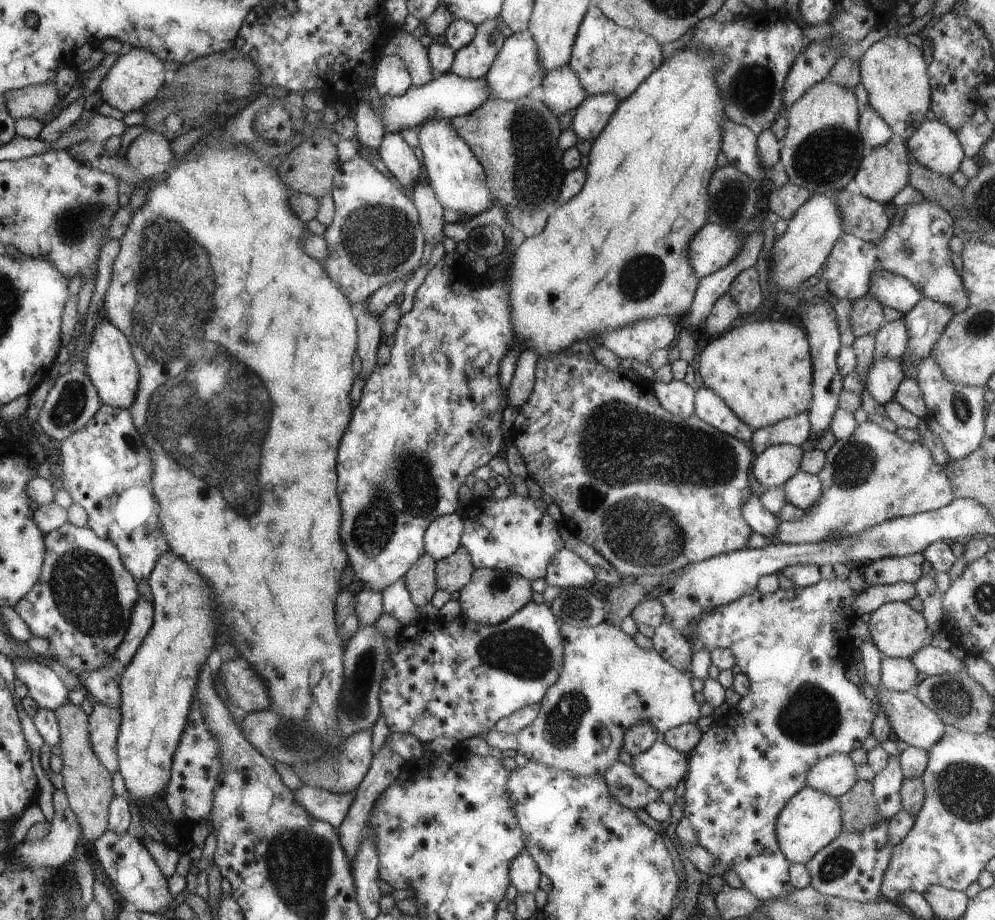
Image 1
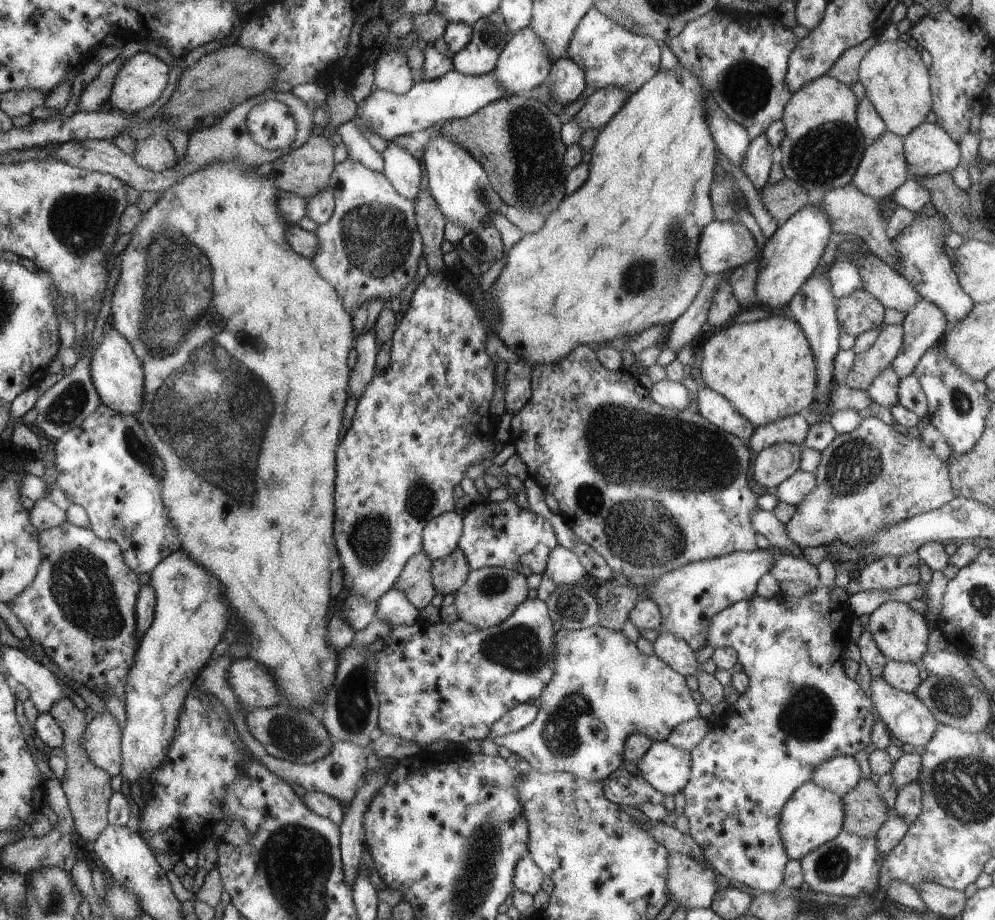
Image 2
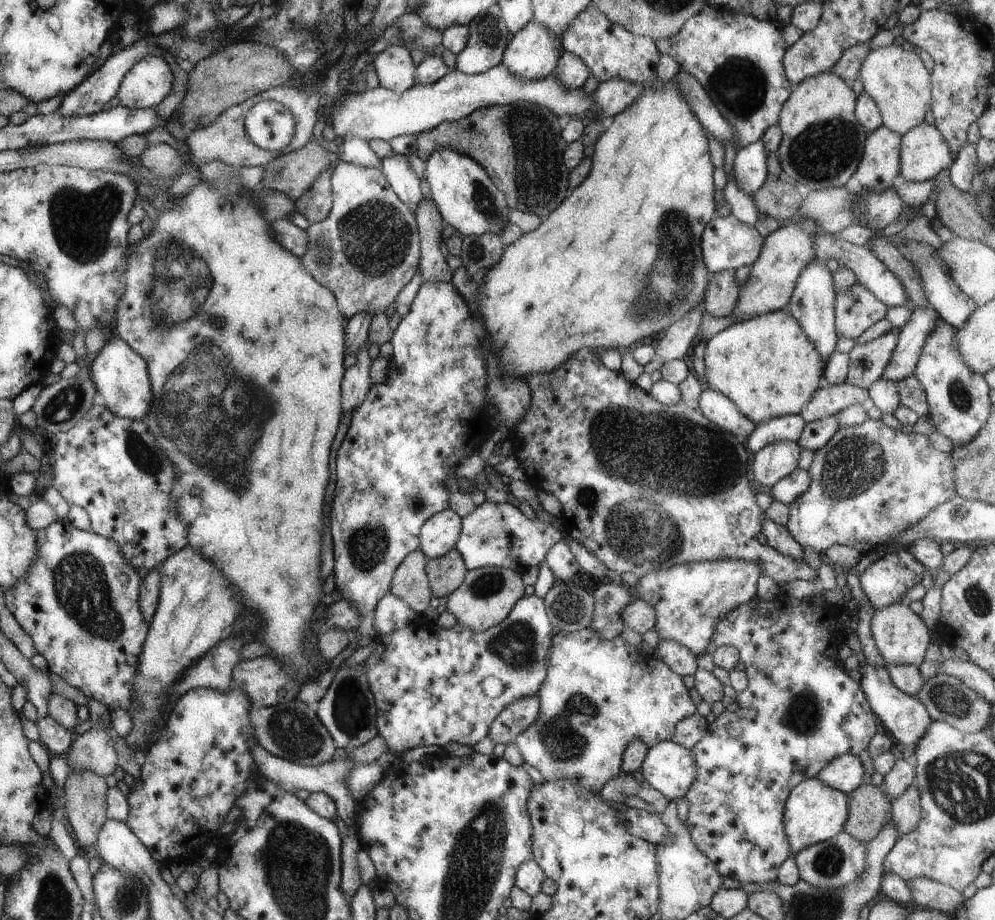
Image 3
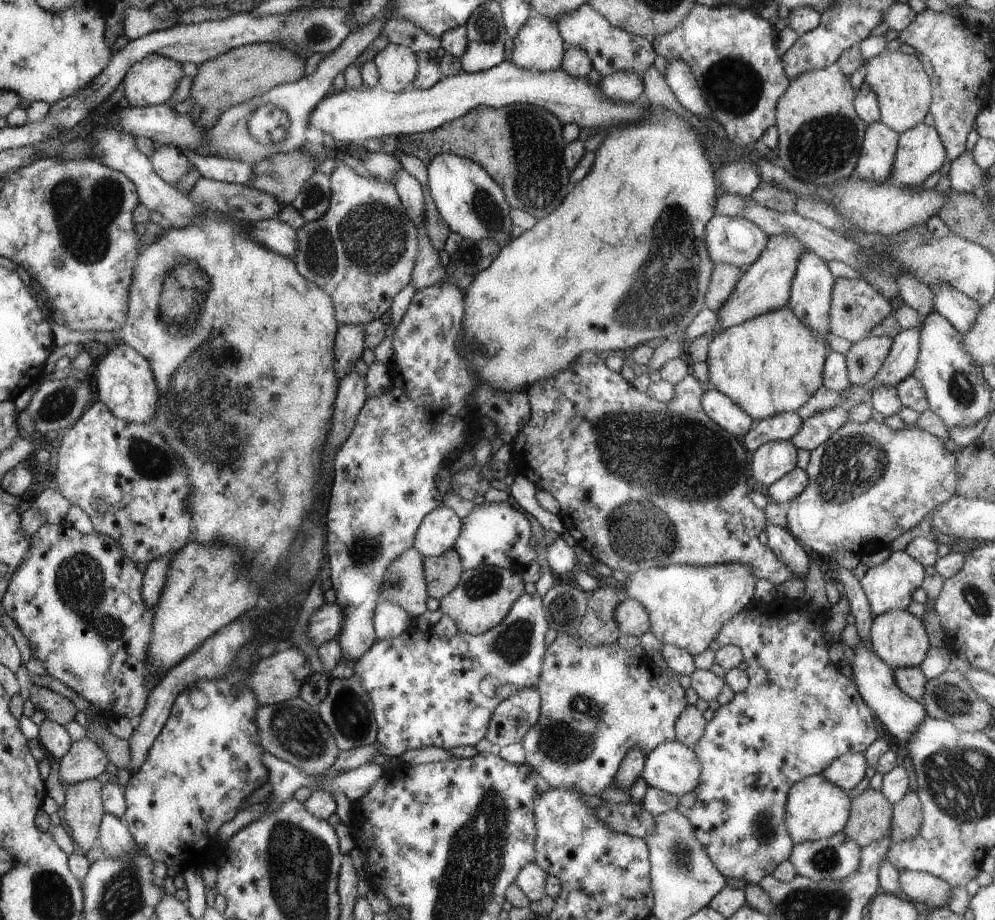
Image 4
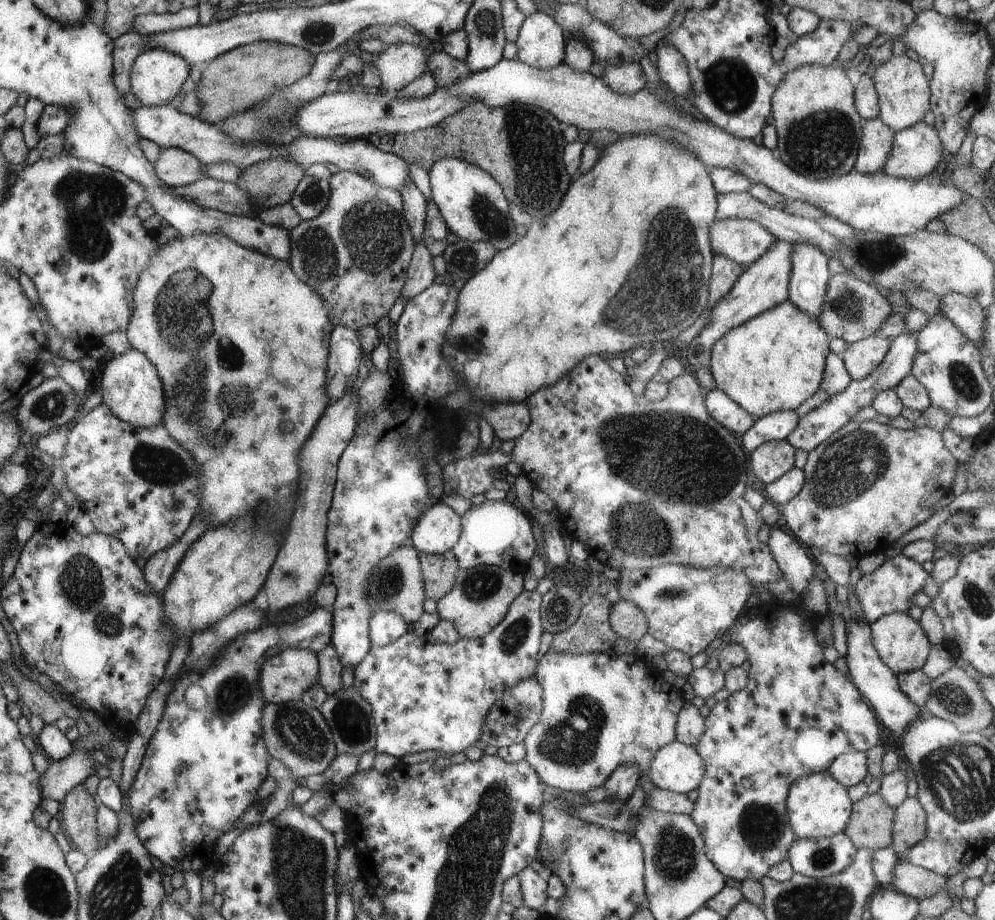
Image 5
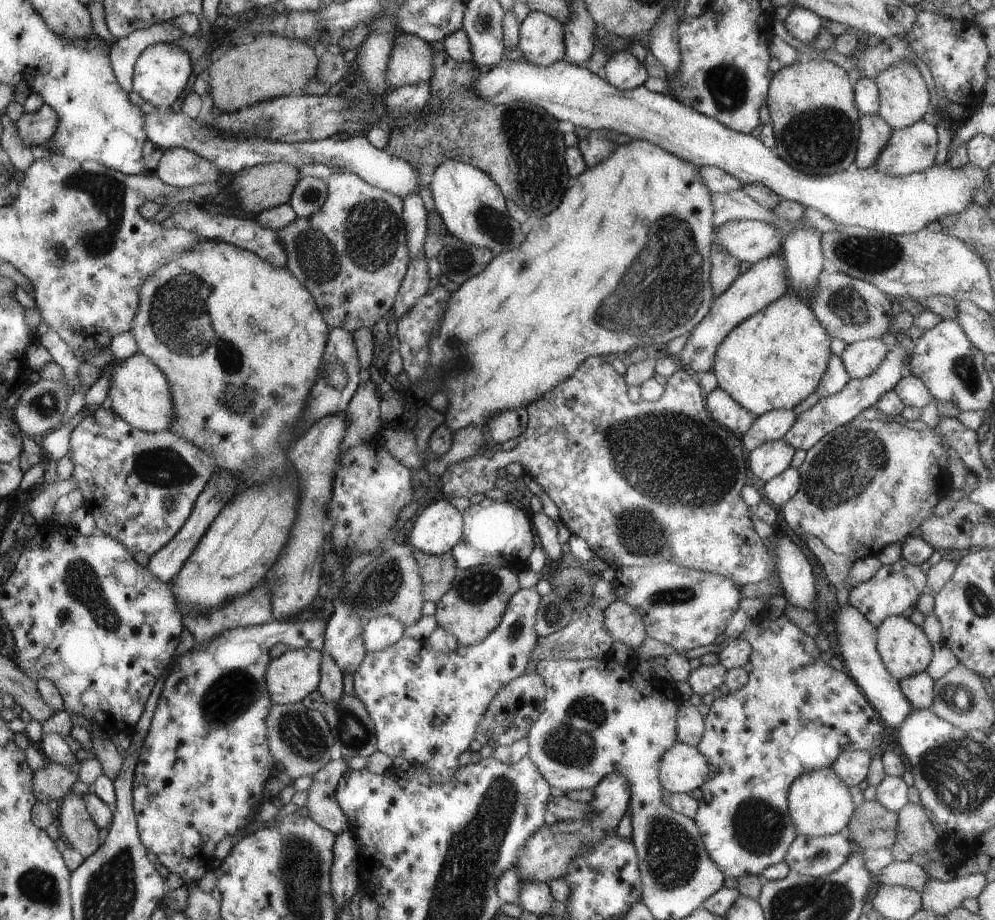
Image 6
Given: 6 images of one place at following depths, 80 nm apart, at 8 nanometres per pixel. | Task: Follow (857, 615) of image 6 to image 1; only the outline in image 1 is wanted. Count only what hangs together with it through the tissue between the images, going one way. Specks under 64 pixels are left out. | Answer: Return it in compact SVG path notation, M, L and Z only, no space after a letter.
M880 686L877 690L875 708L881 708L889 718L890 726L898 740L905 742L910 747L918 747L927 751L950 728L933 710L930 710L913 692L890 690Z

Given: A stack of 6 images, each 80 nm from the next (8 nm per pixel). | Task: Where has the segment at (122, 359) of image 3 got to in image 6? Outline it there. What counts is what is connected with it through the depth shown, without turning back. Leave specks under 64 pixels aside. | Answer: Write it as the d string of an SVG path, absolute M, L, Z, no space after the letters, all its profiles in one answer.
M138 352L126 360L116 362L111 387L106 396L112 400L114 412L135 429L155 433L171 430L177 419L173 405L173 389L165 373L149 357Z

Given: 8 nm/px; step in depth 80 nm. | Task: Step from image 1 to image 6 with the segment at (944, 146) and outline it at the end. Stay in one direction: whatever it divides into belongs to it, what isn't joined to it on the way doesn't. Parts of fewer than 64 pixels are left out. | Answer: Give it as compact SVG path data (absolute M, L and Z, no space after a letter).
M919 120L903 129L894 129L888 139L886 148L883 148L880 156L878 156L878 160L874 164L875 169L882 174L893 177L925 171L938 163L935 160L936 153L938 152L938 141L936 127L926 123L924 120Z

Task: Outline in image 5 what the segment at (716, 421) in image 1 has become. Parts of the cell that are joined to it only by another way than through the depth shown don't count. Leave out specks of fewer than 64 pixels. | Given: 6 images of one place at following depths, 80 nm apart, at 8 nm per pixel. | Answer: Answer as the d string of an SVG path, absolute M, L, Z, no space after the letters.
M714 388L709 391L705 403L714 419L738 435L750 430L756 419L722 389Z

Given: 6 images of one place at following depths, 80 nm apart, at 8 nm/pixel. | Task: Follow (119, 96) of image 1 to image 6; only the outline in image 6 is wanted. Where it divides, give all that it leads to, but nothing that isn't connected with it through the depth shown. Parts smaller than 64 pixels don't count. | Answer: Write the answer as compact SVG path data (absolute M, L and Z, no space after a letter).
M158 43L148 46L135 62L133 90L144 100L167 111L184 92L190 74L192 74L192 59L186 54L186 50L176 43Z

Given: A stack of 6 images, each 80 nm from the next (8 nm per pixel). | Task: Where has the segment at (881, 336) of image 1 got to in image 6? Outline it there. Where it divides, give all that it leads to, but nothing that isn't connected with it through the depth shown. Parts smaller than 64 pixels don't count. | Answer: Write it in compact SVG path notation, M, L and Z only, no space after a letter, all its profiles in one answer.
M882 338L866 339L850 343L839 357L851 379L863 379L874 374L887 352Z

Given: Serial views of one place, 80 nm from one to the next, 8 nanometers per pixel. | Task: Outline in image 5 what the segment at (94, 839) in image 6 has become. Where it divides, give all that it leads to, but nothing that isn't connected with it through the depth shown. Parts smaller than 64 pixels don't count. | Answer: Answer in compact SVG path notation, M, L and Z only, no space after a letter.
M82 785L71 788L60 802L58 818L60 828L70 841L87 857L98 850L98 831L96 830L96 797L92 797Z

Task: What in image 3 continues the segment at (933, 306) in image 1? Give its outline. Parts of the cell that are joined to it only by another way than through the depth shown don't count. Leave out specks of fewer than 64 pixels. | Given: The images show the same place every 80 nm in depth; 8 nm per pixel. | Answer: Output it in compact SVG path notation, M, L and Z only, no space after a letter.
M928 304L914 309L909 323L898 332L896 346L882 378L898 383L913 374L927 336L936 328L939 314Z

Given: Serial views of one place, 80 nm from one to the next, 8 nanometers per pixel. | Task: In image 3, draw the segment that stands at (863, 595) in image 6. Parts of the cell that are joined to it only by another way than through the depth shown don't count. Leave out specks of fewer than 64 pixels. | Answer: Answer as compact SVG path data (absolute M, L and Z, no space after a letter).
M903 548L898 552L886 553L882 558L874 561L862 576L859 577L862 590L876 611L894 603L904 603L905 592L915 584L921 582L926 574L927 568Z

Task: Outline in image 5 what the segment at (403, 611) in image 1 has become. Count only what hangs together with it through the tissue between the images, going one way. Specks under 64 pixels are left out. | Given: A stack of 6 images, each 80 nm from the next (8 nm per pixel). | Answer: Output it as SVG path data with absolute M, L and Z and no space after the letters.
M377 610L369 618L369 637L372 647L383 647L407 631L407 622L399 614Z

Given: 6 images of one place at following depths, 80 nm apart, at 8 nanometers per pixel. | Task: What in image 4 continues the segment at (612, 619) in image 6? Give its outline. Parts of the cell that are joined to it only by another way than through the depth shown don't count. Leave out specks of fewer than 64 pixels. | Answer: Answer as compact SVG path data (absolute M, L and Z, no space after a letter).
M625 597L614 611L614 620L621 634L641 637L651 627L649 612L645 606L640 601Z

